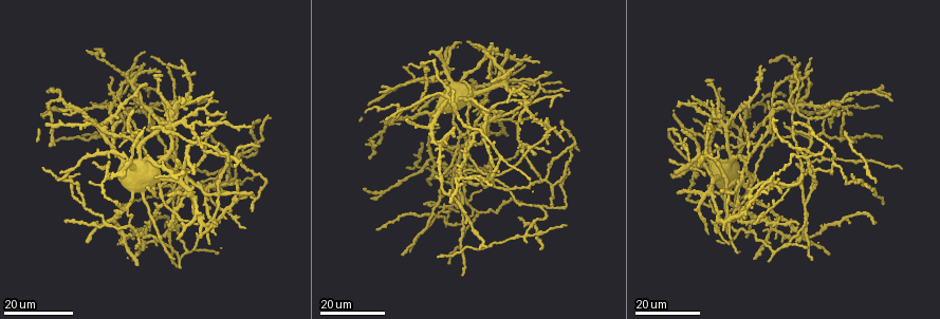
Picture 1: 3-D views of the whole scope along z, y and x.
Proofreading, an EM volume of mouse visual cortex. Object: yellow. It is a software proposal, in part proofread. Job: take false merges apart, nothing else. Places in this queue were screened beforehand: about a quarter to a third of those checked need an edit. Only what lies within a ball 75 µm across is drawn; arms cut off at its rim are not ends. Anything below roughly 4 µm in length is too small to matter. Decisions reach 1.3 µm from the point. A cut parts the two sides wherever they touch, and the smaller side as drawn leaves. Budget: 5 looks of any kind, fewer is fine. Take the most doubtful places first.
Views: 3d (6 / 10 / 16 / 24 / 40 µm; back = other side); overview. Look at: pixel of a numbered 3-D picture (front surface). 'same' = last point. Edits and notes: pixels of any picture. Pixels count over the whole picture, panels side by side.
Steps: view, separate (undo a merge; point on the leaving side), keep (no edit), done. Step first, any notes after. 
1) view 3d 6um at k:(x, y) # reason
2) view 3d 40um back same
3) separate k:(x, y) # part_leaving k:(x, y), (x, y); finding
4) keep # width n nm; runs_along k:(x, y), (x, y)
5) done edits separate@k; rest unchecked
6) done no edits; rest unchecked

view 3d 24um at 1:(434, 174) # looks like a crossing

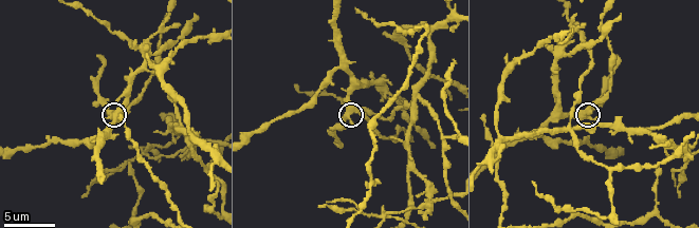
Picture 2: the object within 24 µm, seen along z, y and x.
view 3d 10um at 2:(352, 110)

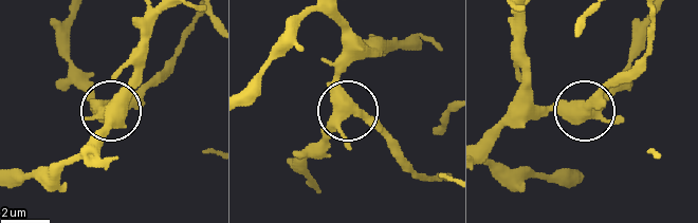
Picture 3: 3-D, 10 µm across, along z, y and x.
keep # runs_along 3:(328, 15), (341, 33), (343, 111), (306, 152); one neuron here

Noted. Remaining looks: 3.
view 3d 16um at 2:(609, 217) # two arms in line, one across

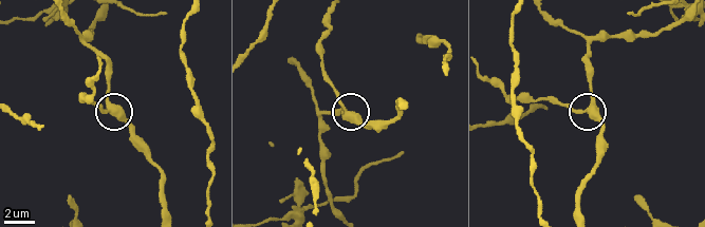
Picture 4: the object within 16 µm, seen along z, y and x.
view 3d 6um at 4:(587, 112)

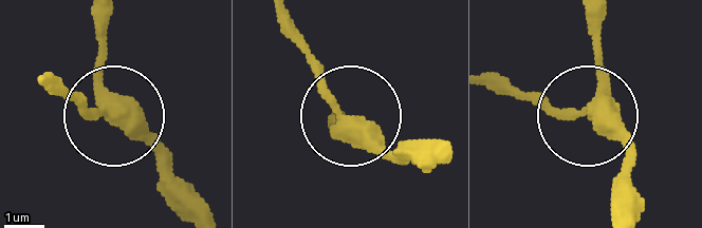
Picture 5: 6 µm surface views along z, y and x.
keep # arms 3; runs_along 5:(93, 15), (107, 113), (87, 116), (56, 96); continuous, no second neuron

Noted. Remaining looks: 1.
done no edits; rest unchecked

